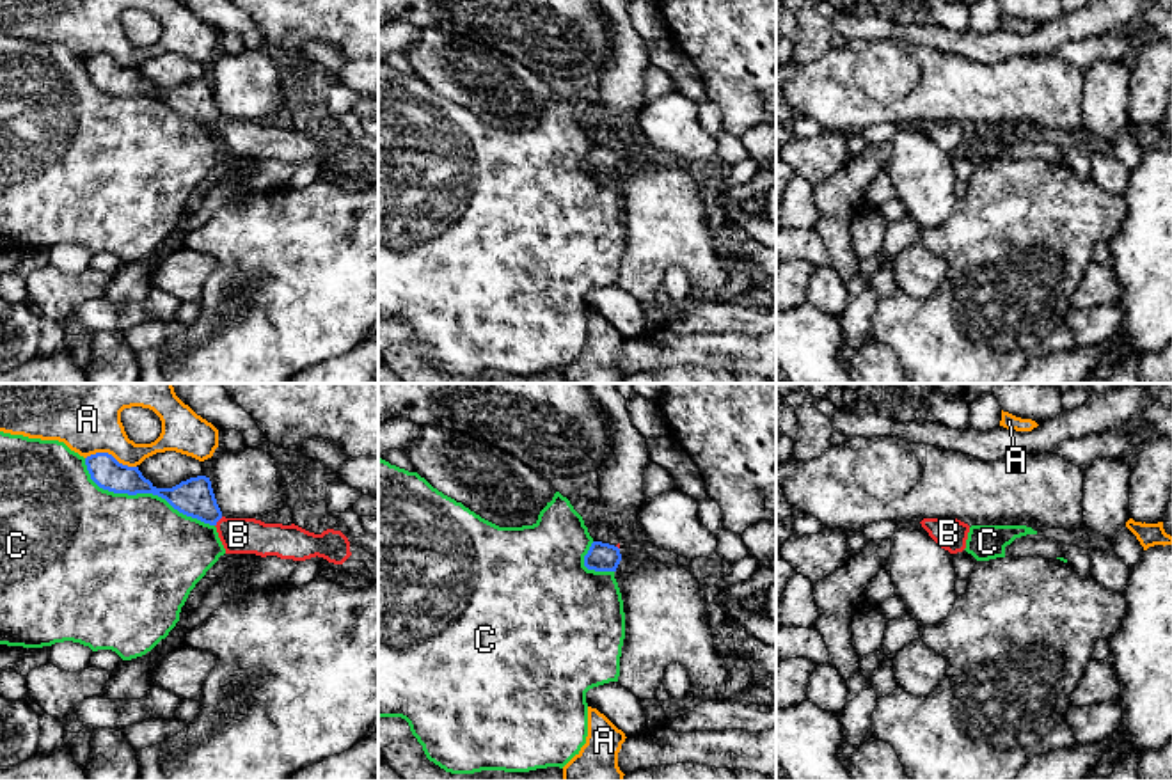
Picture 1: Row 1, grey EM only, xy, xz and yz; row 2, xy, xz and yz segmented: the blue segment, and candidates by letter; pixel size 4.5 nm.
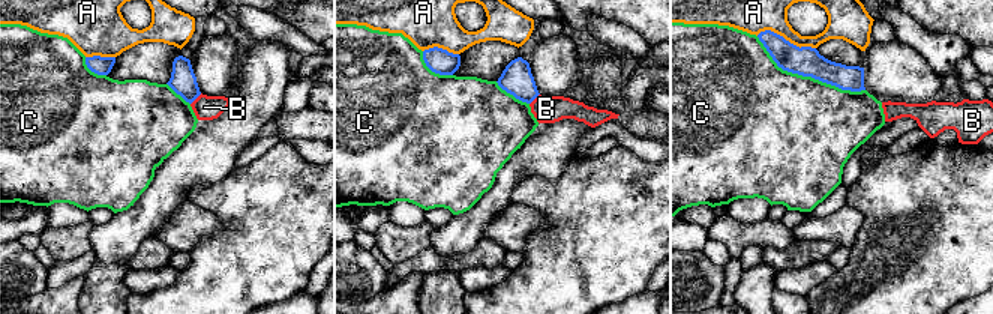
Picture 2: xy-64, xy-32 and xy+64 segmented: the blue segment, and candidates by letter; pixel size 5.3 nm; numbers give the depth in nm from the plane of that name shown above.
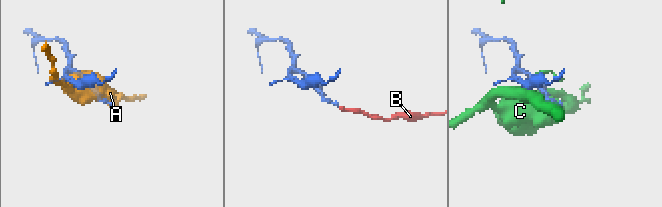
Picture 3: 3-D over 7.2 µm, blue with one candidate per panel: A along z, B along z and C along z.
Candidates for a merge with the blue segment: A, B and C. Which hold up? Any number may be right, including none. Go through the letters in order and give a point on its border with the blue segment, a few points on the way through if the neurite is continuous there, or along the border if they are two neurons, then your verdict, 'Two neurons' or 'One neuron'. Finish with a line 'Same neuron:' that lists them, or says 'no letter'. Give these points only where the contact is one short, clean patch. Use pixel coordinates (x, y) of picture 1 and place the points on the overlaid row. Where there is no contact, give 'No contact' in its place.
A: Touches blue at xy (110, 455). Two neurons
B: Touches blue at xy (217, 520). Path across: xy (194, 497), (217, 520), (238, 535). One neuron
C: Touches blue at xy (142, 492). Two neurons
Same neuron: B

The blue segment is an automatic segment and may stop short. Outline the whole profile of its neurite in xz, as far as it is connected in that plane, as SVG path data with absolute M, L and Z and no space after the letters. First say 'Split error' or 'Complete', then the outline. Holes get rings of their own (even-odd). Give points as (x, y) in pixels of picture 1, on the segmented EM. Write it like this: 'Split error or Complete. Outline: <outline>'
Complete. Outline: M593 541L584 556L584 566L595 572L616 572L620 561L620 548L602 541Z

